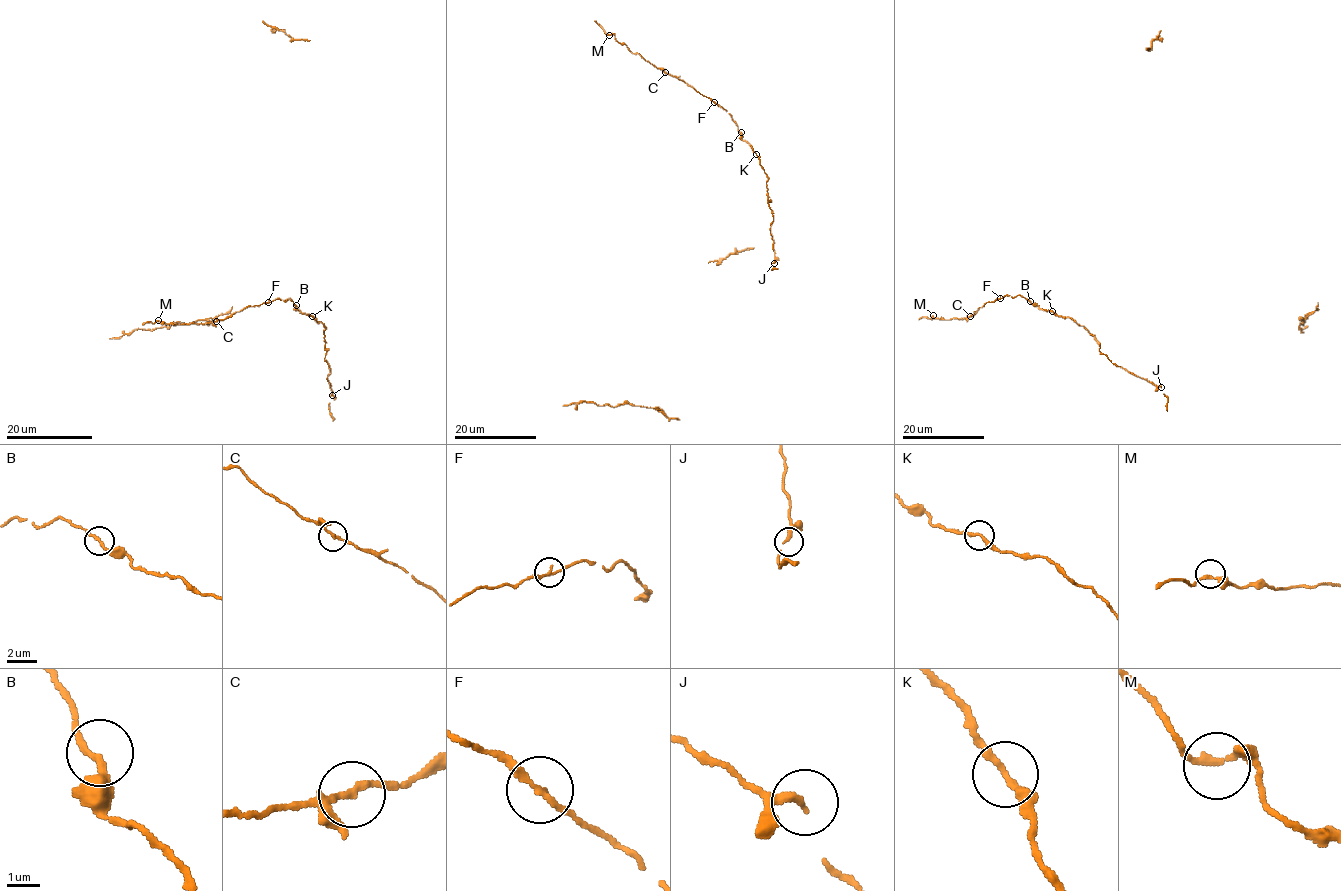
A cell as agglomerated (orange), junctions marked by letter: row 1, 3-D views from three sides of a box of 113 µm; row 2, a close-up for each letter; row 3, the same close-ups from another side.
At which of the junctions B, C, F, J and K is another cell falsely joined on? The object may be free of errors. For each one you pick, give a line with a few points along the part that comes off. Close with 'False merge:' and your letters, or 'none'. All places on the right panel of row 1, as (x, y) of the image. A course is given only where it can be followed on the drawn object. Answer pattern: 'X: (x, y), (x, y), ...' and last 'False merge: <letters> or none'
False merge: none

